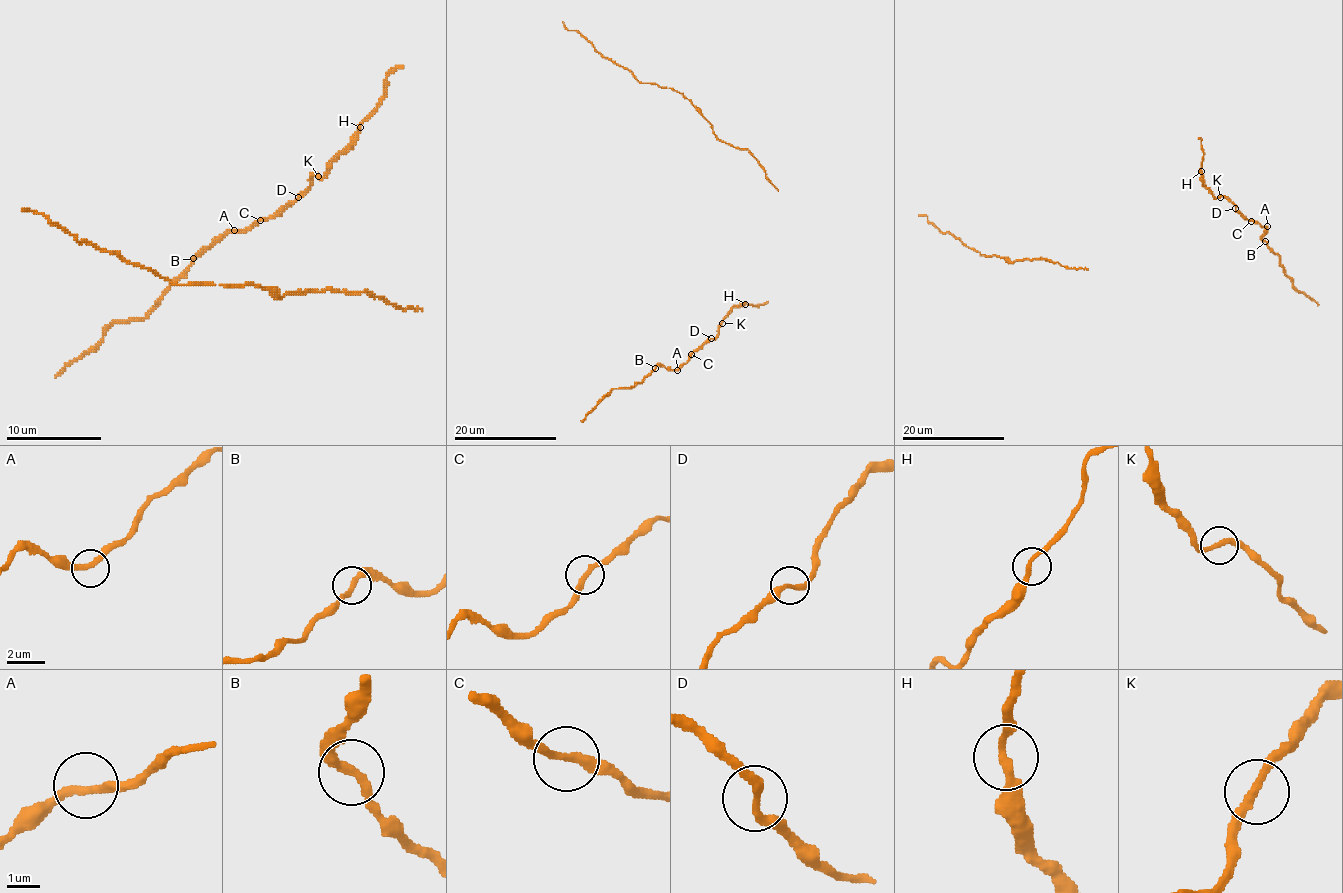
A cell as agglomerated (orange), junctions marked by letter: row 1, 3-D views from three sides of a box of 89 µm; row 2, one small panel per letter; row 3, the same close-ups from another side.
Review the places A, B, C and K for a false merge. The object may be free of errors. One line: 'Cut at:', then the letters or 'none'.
Cut at: none

